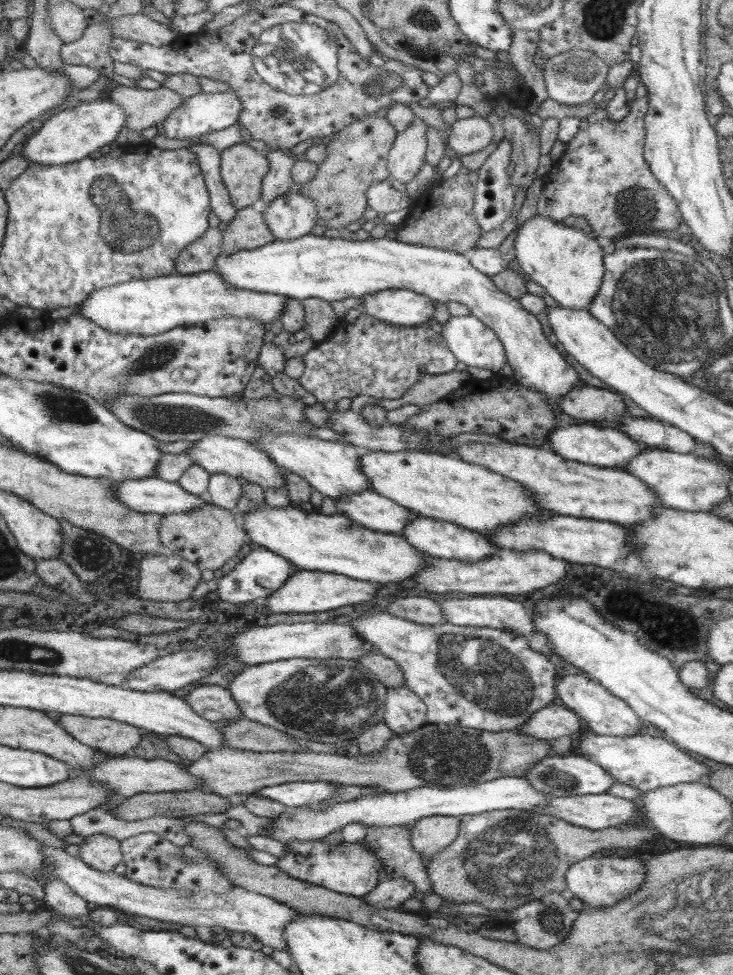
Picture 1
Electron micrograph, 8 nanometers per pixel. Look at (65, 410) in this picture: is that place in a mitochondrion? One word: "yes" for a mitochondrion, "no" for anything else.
yes

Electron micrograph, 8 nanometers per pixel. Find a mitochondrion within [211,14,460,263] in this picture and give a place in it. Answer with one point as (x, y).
(289, 61)

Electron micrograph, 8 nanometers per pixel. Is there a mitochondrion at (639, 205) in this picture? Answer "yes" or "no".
yes

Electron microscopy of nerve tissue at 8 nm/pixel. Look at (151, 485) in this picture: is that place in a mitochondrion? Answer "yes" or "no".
no

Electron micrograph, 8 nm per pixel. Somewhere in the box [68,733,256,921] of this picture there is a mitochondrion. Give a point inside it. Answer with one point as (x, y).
(190, 857)

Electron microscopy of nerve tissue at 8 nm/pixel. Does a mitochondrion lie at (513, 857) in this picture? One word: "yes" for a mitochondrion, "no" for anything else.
yes

